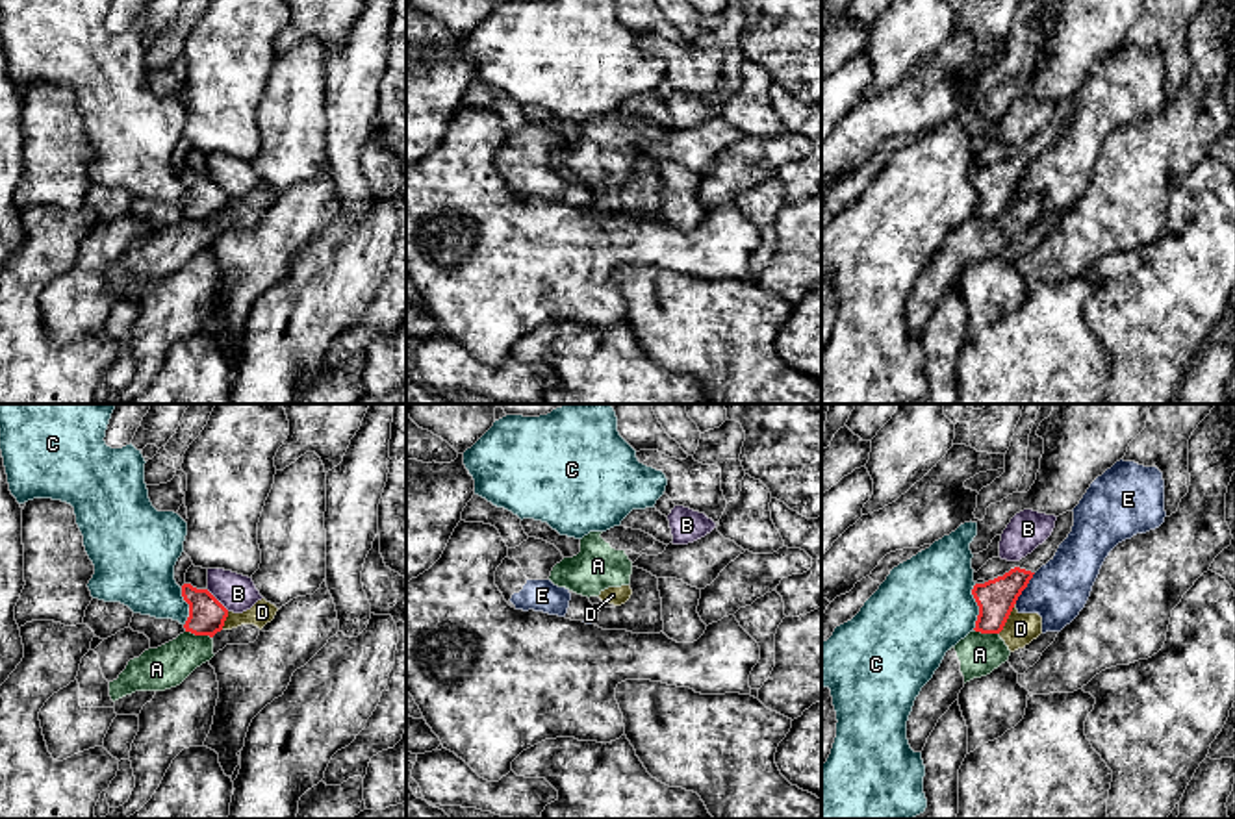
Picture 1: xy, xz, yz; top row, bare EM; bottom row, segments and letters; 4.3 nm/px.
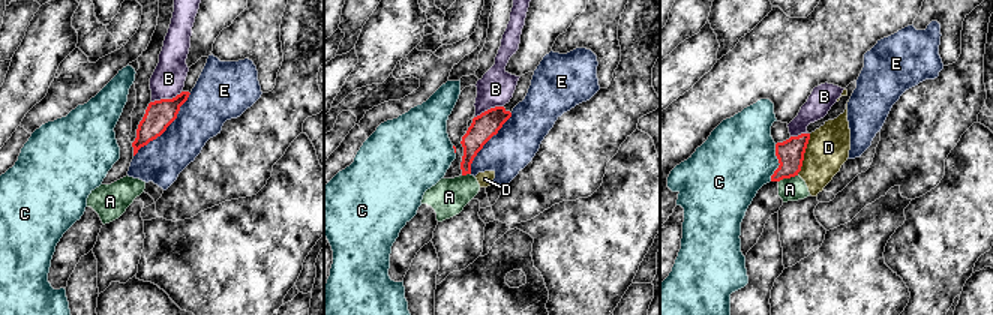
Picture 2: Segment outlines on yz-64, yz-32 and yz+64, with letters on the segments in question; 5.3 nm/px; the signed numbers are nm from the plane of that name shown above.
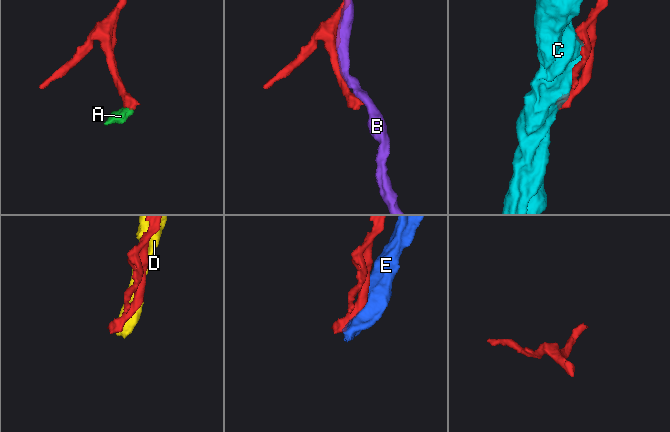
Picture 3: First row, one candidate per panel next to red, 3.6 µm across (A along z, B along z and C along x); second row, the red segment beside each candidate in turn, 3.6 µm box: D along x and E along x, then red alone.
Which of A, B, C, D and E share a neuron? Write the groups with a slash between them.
A D / B / C / E

